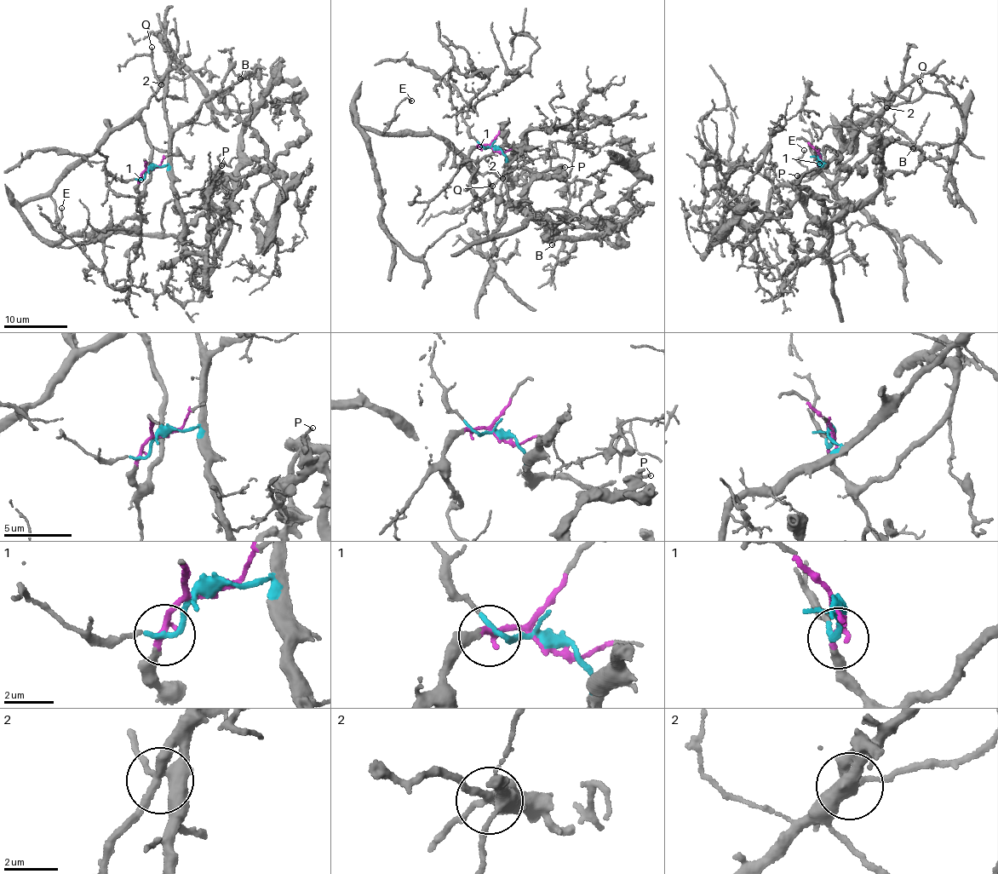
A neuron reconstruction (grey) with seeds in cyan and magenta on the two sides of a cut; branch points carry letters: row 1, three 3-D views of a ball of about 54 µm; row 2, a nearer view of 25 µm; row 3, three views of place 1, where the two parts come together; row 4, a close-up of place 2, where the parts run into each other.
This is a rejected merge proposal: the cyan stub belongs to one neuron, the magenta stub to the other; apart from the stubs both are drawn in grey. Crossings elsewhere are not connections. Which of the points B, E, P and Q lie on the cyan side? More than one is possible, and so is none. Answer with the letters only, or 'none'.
B, P, Q

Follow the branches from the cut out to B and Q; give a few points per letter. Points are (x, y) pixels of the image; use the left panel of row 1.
B: (151, 169), (169, 162), (171, 136), (196, 118), (198, 107), (233, 86), (244, 75), (240, 77)
Q: (151, 169), (169, 162), (171, 138), (163, 84), (151, 60), (151, 47)

